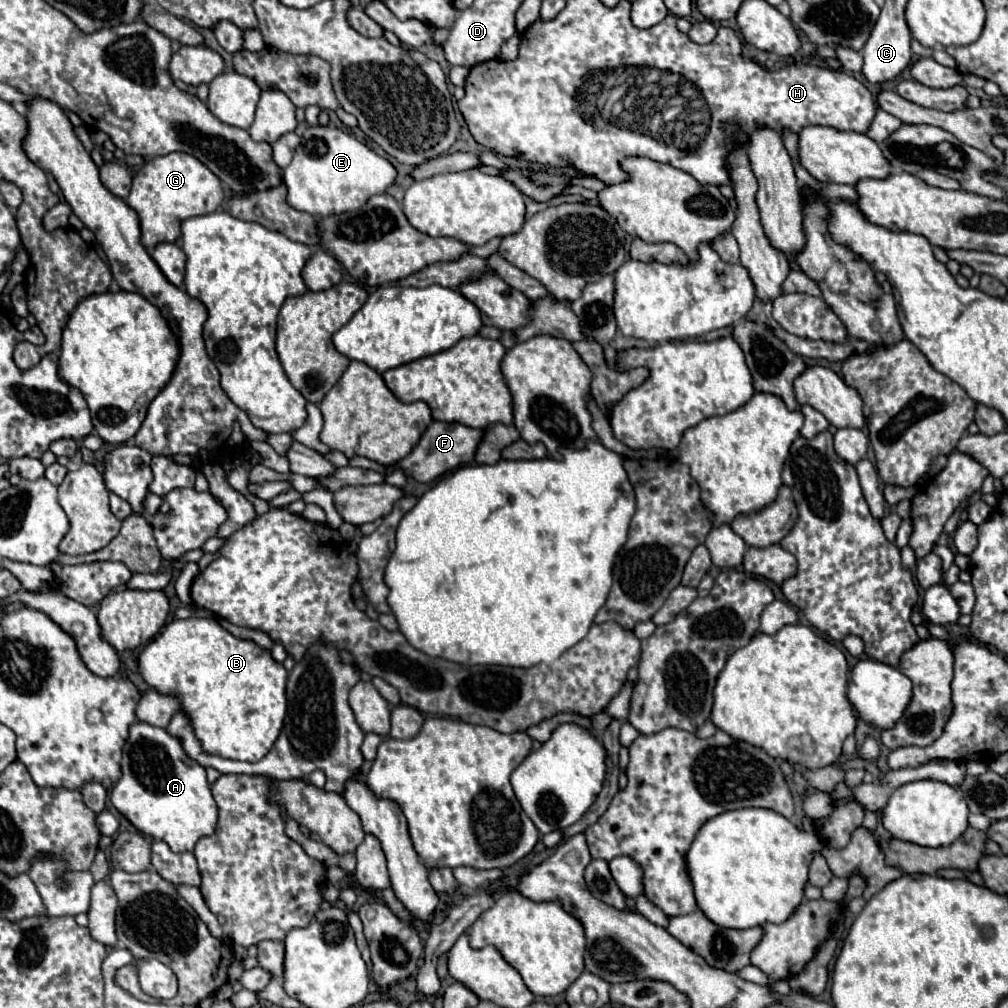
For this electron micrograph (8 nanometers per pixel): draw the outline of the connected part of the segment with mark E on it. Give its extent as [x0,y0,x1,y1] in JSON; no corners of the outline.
[283,125,397,217]

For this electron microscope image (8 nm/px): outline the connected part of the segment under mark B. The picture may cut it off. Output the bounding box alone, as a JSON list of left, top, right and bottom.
[139,617,287,761]

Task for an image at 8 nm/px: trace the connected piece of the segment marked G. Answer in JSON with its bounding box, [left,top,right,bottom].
[127,153,221,249]

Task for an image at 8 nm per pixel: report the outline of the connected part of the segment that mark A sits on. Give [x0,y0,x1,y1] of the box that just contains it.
[111,721,217,853]

